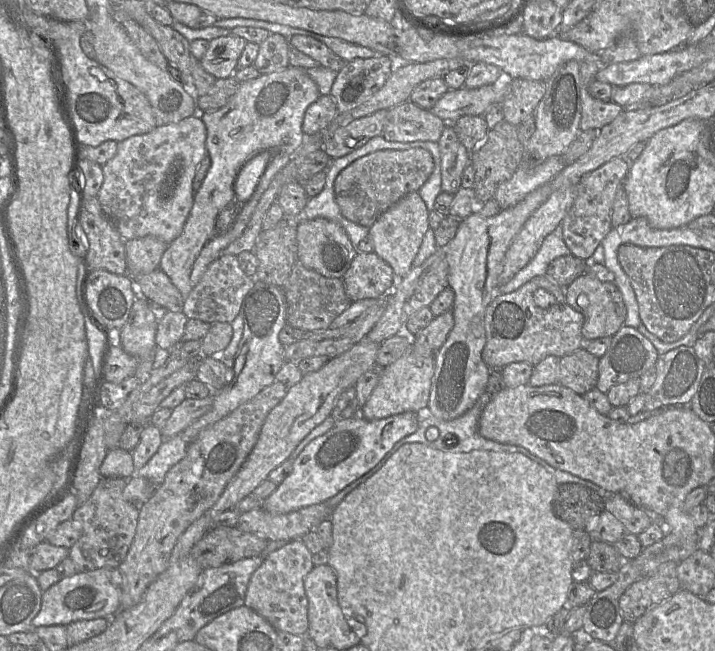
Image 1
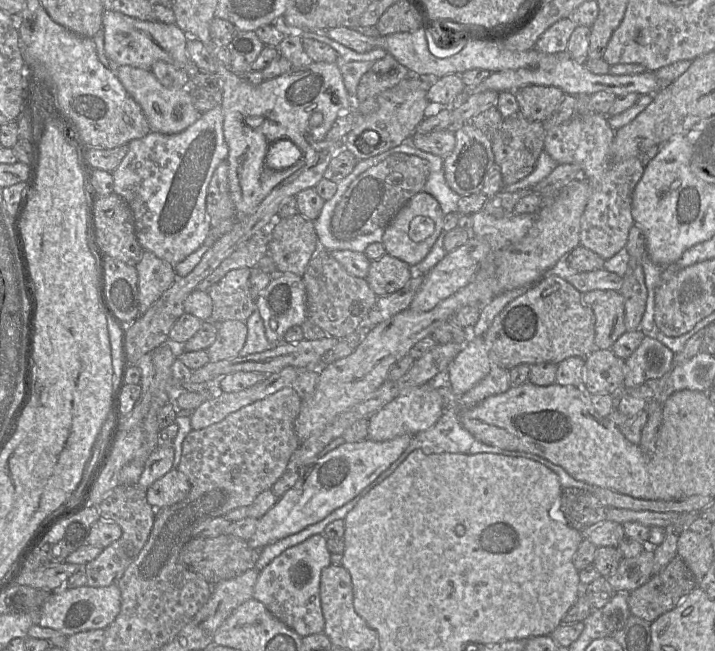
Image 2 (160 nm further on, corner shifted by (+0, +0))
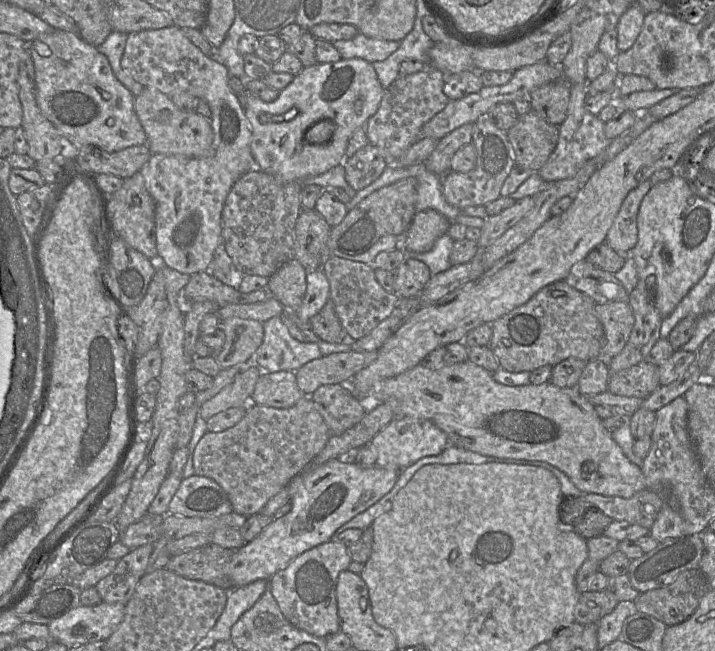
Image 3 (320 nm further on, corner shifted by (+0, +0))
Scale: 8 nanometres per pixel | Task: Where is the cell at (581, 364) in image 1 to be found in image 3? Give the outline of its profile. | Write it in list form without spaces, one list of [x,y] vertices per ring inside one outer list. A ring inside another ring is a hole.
[[[642,361],[626,370],[610,375],[608,391],[644,400],[660,386],[658,366]]]

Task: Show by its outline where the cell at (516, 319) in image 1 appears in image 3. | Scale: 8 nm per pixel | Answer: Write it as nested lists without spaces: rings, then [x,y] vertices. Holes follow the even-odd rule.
[[[565,280],[554,282],[539,290],[525,304],[494,321],[489,347],[502,369],[517,373],[554,366],[568,358],[585,362],[602,358],[605,332],[595,305],[590,296],[571,287]]]

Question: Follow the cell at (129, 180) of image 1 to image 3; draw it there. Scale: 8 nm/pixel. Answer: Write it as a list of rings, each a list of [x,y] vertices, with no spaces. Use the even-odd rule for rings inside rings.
[[[176,25],[129,33],[121,66],[145,87],[155,88],[168,96],[186,92],[204,99],[211,108],[212,154],[196,158],[152,154],[139,171],[156,204],[158,256],[164,265],[181,273],[193,275],[206,272],[222,243],[225,200],[239,177],[256,168],[250,150],[252,129],[244,106],[229,85],[228,68],[203,54]]]

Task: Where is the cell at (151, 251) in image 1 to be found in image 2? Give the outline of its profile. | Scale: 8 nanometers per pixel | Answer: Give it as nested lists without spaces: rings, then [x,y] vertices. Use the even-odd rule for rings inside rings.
[[[146,250],[135,267],[138,273],[140,315],[173,284],[177,275],[174,265]]]

